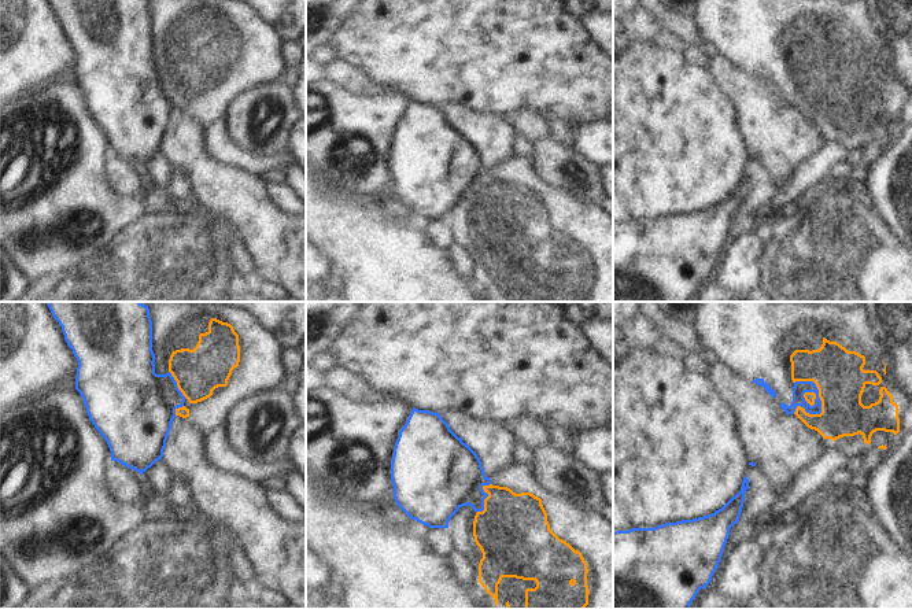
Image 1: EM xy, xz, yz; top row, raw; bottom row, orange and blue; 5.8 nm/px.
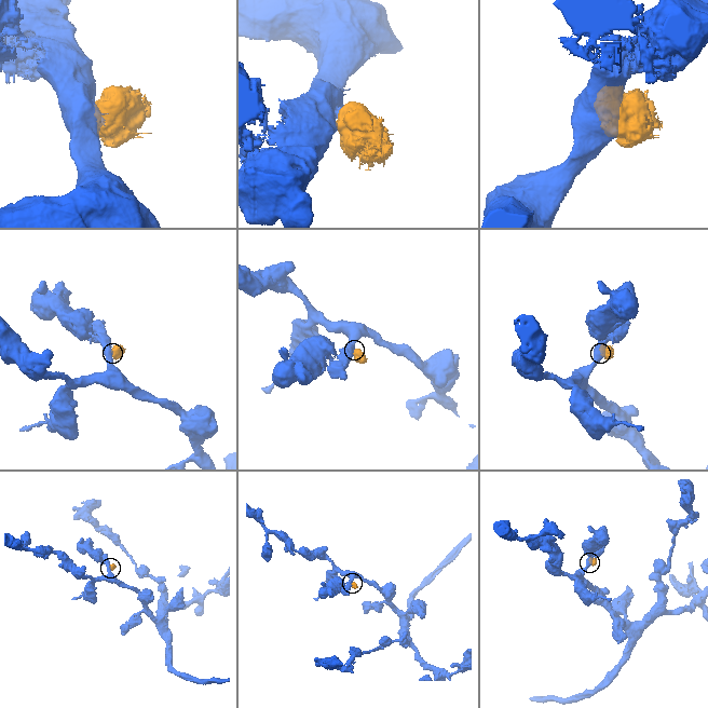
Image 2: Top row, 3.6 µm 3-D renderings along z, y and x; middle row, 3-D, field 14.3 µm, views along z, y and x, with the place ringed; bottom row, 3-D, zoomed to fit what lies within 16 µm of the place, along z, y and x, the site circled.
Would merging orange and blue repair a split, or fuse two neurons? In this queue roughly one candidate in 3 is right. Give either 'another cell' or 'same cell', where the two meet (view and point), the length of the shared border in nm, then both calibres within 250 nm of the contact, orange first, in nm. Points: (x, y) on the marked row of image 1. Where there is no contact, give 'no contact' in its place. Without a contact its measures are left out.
another cell; meets orange in yz at (818, 388); contact 240 nm long; 300 nm thick on the orange side, 80 nm on the other

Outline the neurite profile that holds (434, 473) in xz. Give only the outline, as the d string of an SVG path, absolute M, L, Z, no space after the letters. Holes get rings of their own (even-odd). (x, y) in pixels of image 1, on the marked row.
M413 407L406 424L399 431L395 443L391 461L391 481L396 505L411 520L417 520L429 528L448 528L450 518L462 506L469 505L476 513L483 512L484 499L488 497L483 487L491 484L491 479L485 476L477 454L450 429L440 414L416 407Z

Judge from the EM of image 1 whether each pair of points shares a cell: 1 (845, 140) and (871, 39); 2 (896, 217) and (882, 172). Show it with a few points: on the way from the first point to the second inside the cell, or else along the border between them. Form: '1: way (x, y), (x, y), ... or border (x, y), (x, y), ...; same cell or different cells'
1: way (856, 115), (859, 63); same cell
2: way (893, 206), (888, 196), (888, 183); same cell

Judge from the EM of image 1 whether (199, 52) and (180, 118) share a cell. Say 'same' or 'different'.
different

